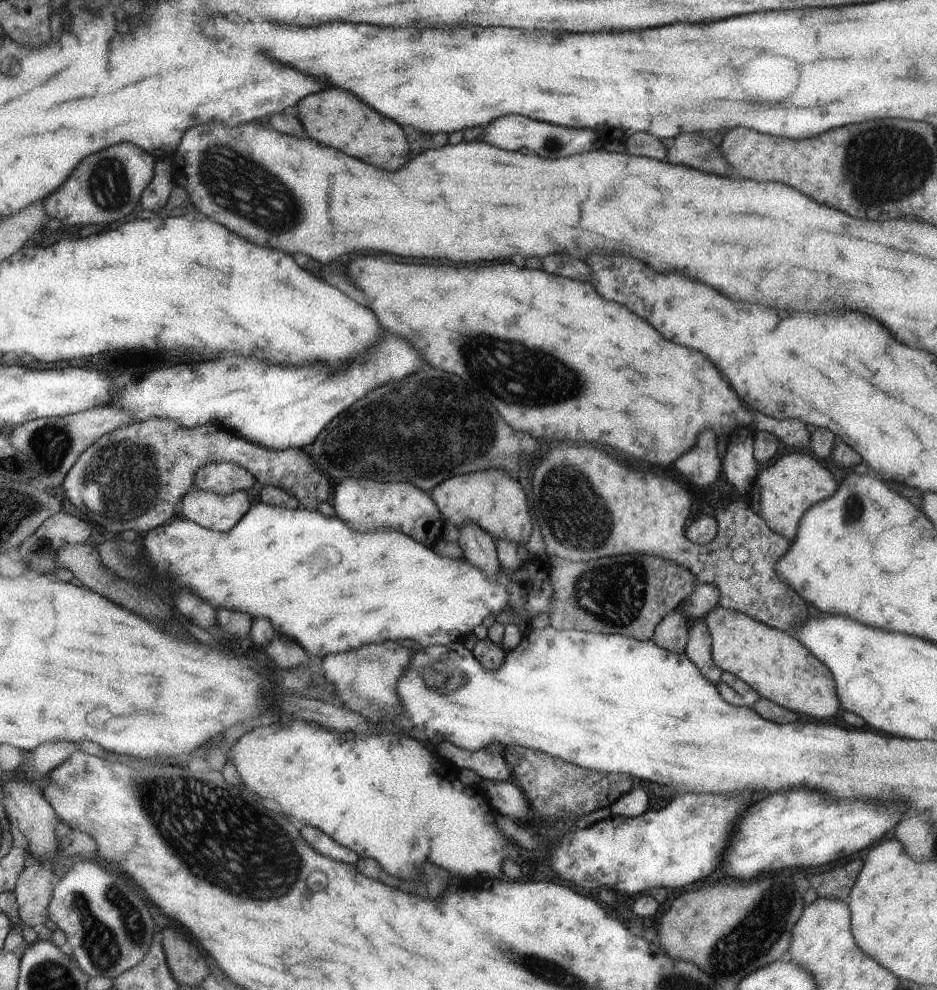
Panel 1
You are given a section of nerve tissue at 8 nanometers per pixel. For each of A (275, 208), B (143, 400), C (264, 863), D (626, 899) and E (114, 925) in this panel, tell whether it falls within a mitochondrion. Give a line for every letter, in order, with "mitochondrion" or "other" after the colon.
A: mitochondrion
B: other
C: mitochondrion
D: other
E: mitochondrion

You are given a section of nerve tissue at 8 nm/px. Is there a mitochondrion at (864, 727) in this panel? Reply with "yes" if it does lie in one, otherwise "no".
no

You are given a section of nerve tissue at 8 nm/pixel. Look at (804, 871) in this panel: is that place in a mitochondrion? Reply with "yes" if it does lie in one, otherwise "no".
no

